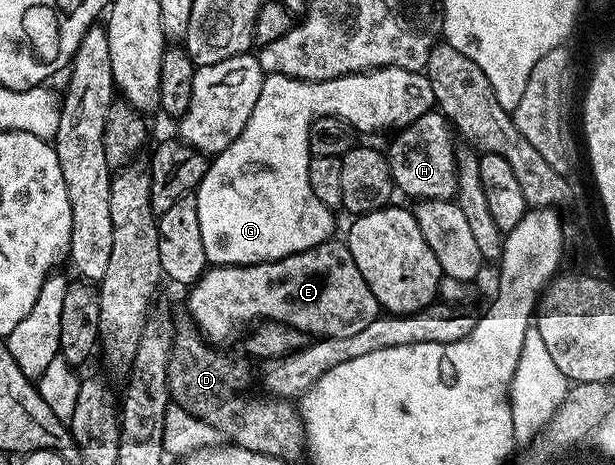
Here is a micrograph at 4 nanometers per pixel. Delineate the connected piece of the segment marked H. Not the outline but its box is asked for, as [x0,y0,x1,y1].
[386,111,458,202]

